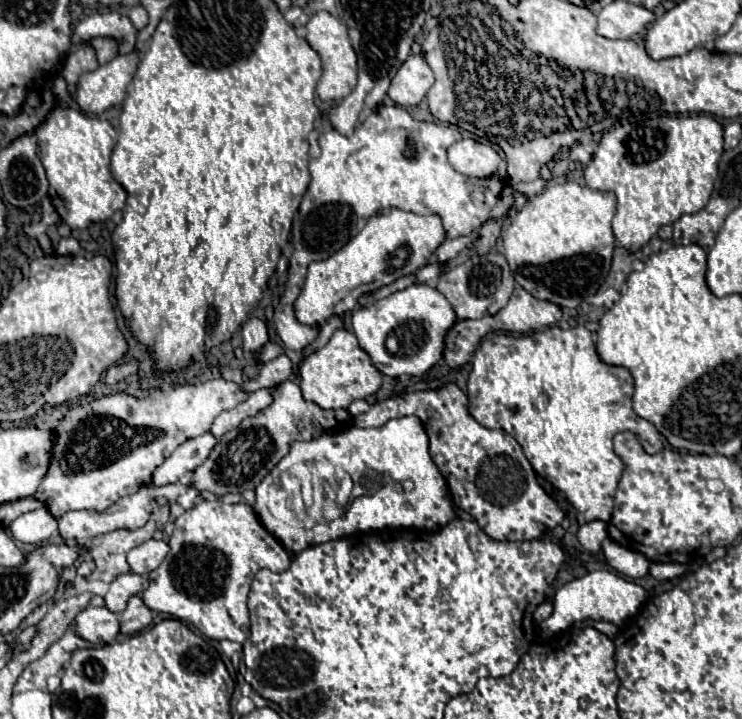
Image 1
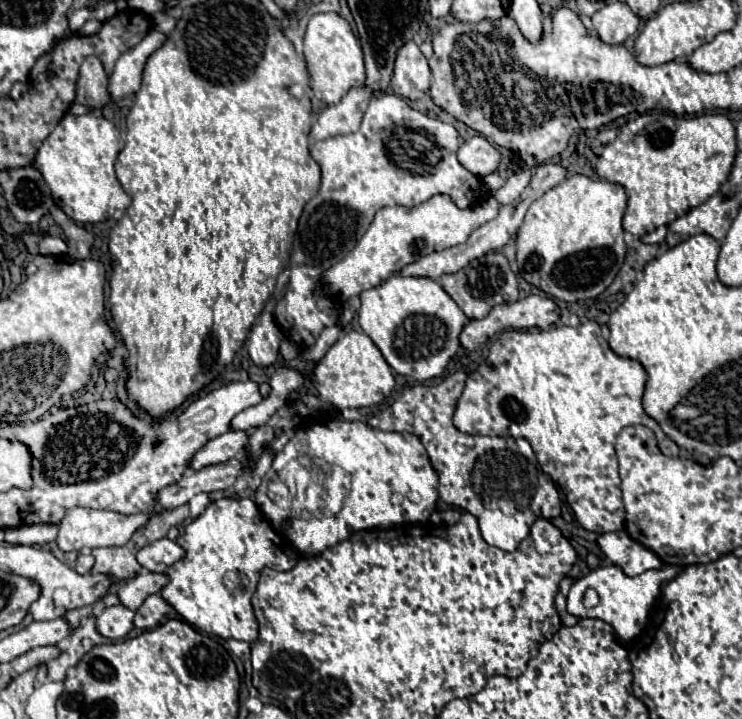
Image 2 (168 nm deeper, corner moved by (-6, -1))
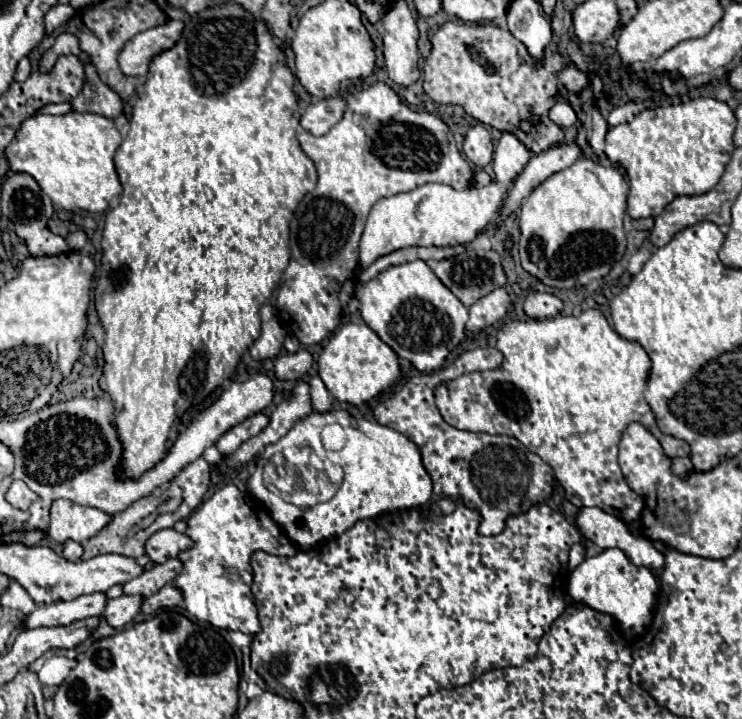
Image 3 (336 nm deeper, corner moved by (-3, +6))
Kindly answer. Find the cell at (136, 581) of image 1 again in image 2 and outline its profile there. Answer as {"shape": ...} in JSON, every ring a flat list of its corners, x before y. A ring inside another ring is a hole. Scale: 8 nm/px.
{"shape":[[143,571,139,573,137,577,133,579,127,579,119,585,117,589,117,595,121,599,121,603,127,607,127,609,139,609,141,603,153,595,153,593,159,593,165,585,169,583,169,577,165,573,151,573,151,571]]}

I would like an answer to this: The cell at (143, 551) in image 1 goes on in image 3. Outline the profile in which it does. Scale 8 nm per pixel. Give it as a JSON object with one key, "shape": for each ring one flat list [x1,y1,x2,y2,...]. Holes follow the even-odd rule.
{"shape":[[166,528,166,530,158,530,148,538,146,554,150,560,160,564,170,558,176,558,180,552,192,548,192,544,194,542,186,534,180,534,174,528]]}

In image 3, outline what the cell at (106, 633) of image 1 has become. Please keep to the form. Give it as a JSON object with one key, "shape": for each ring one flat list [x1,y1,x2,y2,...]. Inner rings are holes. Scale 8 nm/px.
{"shape":[[126,594,120,598,108,600,104,618,112,628,122,628,128,622,132,622,134,616,140,612,140,604,142,604,140,596,126,596]]}

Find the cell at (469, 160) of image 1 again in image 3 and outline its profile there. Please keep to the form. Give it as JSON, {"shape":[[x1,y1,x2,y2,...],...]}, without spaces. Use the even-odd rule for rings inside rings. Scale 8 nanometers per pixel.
{"shape":[[474,124,468,130,468,134,464,136,464,148,462,150,474,166,484,168,492,160,492,152,494,152,490,132,482,124]]}

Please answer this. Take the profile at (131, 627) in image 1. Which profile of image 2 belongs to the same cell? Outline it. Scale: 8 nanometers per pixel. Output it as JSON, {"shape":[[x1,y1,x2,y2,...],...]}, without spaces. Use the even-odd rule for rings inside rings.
{"shape":[[151,595,135,613,135,627,153,629,171,611,171,605,161,595]]}

